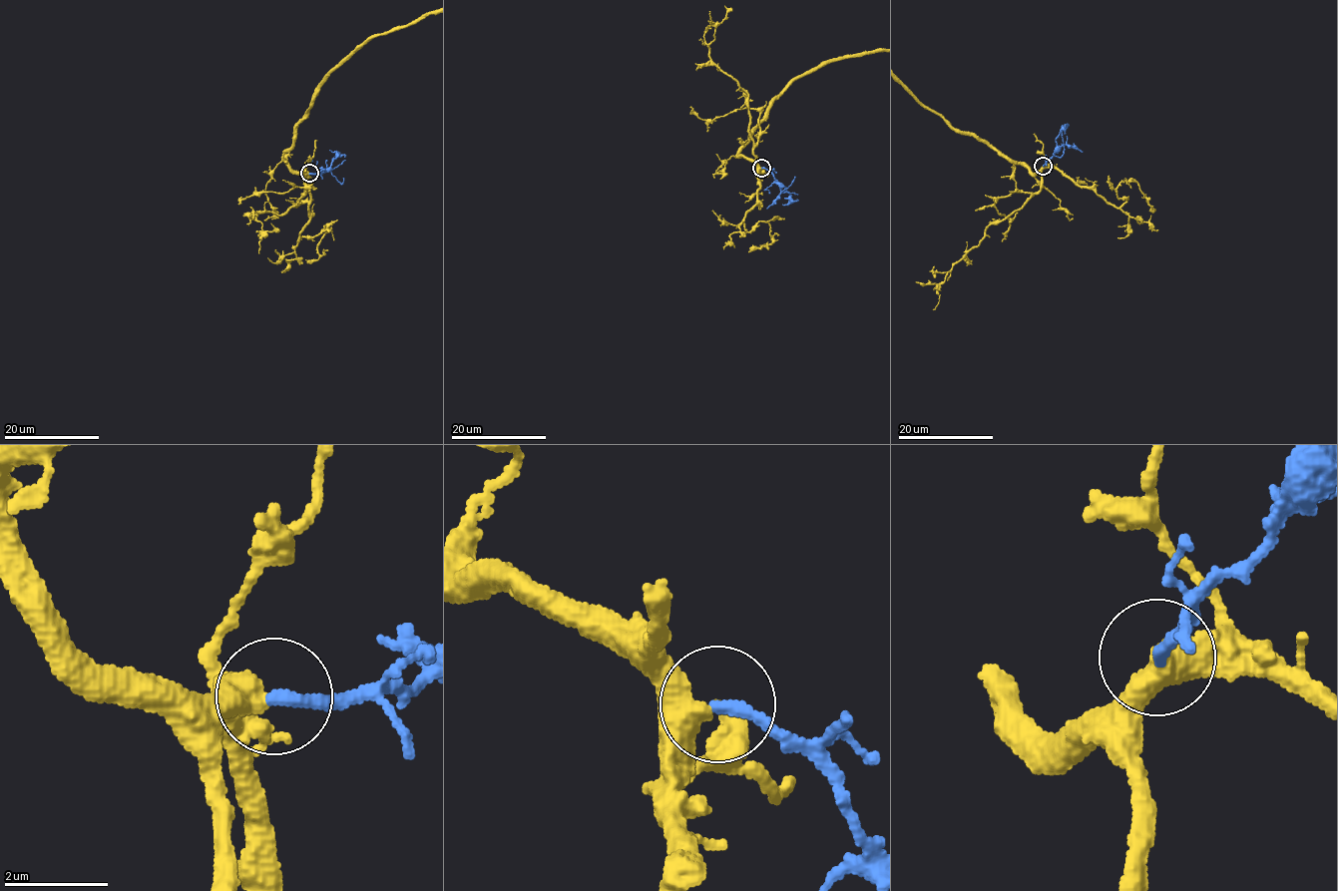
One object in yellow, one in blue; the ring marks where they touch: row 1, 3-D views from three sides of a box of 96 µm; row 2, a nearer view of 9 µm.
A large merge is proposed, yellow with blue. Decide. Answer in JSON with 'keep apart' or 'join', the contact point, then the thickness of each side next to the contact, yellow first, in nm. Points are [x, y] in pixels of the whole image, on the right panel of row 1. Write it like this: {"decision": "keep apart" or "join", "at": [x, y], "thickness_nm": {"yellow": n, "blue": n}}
{"decision": "join", "at": [1043, 166], "thickness_nm": {"yellow": 440, "blue": 260}}

